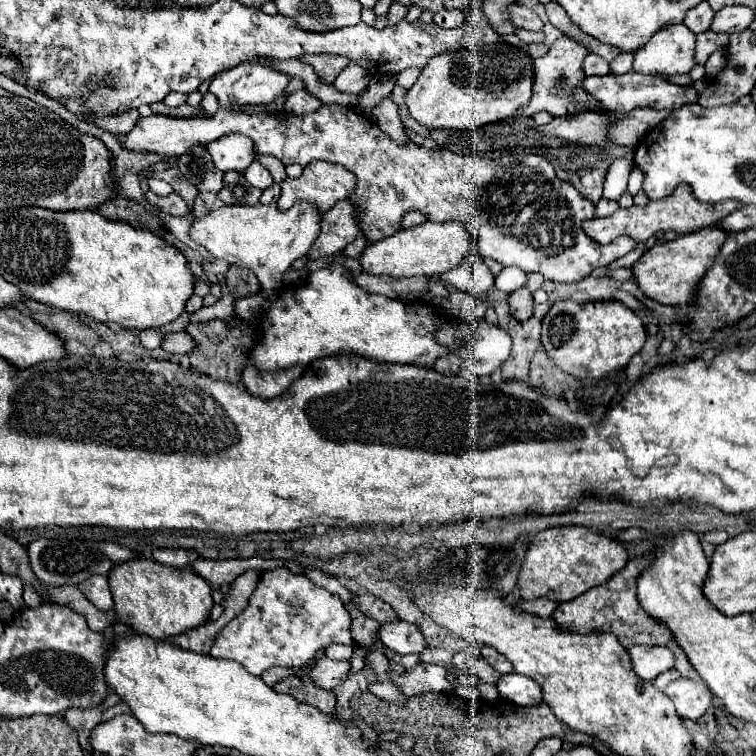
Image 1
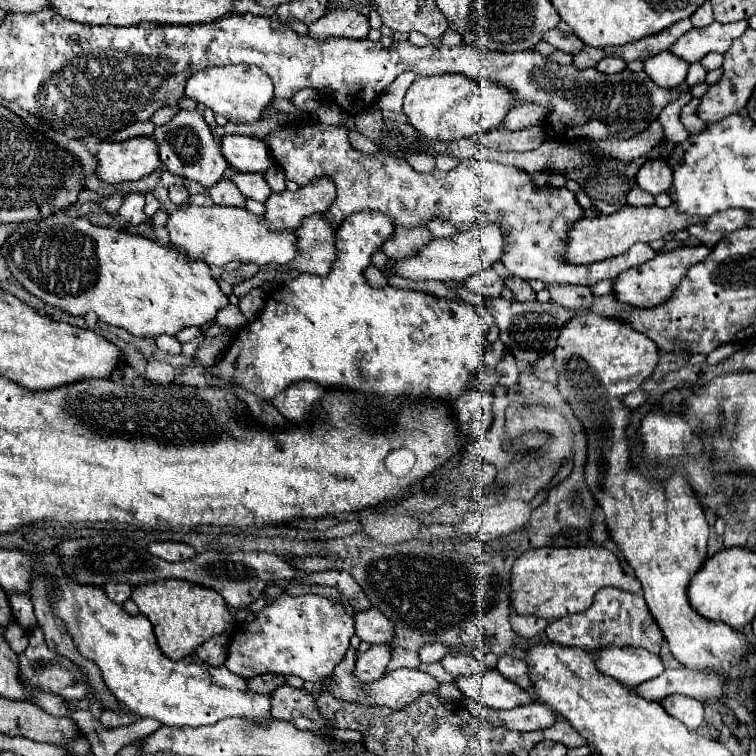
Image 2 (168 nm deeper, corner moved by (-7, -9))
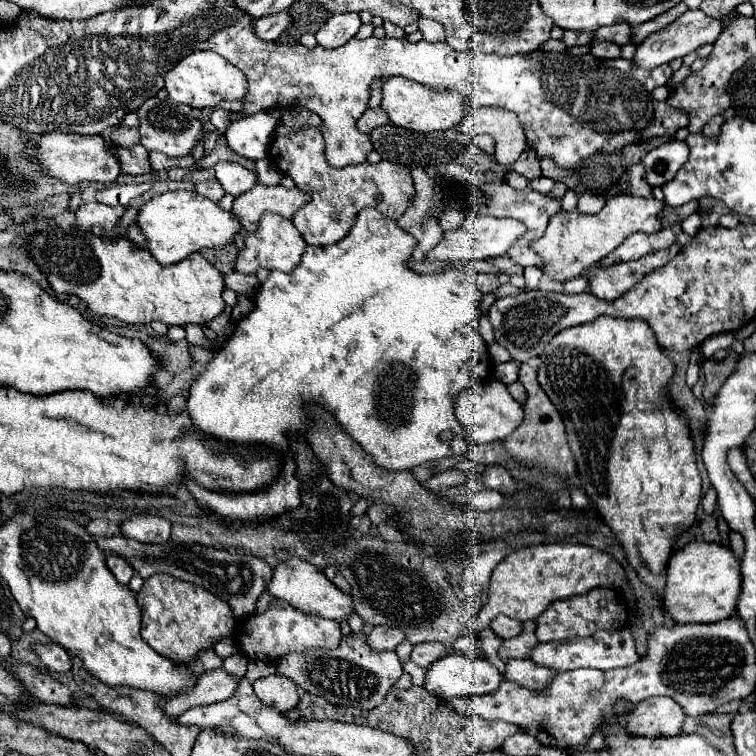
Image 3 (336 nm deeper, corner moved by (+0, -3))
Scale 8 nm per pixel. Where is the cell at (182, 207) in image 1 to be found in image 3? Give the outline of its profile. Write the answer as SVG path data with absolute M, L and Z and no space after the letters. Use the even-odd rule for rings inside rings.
M137 225L127 228L127 239L137 248L146 248L147 240L143 233L137 233Z

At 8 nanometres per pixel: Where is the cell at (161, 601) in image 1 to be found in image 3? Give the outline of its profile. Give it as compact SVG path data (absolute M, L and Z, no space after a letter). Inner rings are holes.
M153 575L145 581L139 597L155 595L163 603L163 613L157 621L149 621L143 615L141 637L163 657L171 659L179 665L189 665L199 657L201 651L211 649L221 637L227 637L233 631L233 613L229 605L217 595L197 589L197 585L189 585L183 581L173 581L171 577Z

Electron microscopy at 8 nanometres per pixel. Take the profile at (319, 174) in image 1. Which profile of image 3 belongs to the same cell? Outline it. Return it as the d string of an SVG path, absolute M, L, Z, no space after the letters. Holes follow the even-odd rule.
M257 183L253 189L233 201L231 211L245 231L253 231L257 229L257 221L263 213L277 213L285 219L291 219L307 201L309 195L297 187L285 189L283 185Z

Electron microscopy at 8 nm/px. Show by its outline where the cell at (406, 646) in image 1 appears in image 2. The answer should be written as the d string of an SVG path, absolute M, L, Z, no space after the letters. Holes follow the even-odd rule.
M376 609L360 611L354 615L354 627L356 635L370 643L370 645L392 645L394 643L394 627L390 619L384 619L384 615Z

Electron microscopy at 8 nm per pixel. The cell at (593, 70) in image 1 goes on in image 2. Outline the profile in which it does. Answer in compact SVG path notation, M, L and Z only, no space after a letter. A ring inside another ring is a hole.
M604 57L604 59L596 65L596 69L598 69L600 73L606 73L606 75L610 75L610 73L620 73L620 71L624 71L624 67L626 67L626 63L620 61L620 59L616 59L616 57Z

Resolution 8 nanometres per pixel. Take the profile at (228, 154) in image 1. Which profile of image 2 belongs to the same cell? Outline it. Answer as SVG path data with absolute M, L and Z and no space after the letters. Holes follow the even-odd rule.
M226 135L222 137L222 155L236 171L264 173L274 165L268 147L256 137L248 135Z

